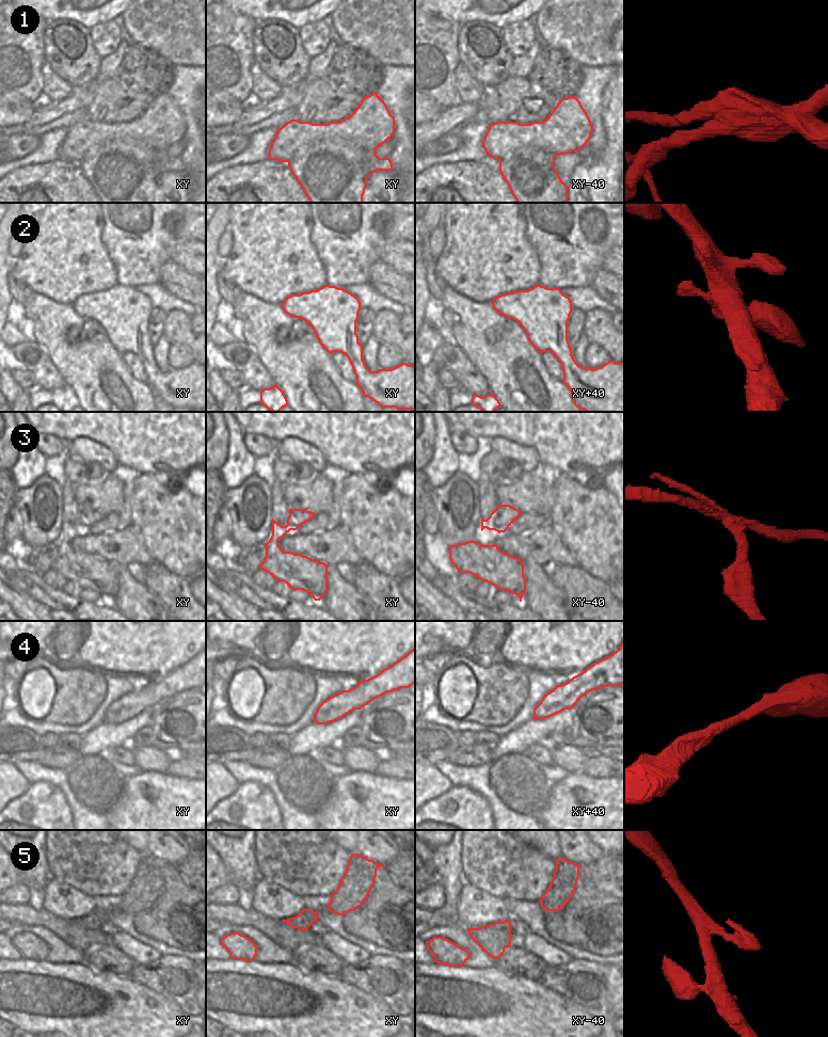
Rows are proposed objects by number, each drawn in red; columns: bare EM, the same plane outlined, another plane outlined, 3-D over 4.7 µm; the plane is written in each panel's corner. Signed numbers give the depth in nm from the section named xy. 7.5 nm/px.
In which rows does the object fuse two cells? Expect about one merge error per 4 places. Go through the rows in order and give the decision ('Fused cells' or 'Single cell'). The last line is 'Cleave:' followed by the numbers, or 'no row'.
1: Fused cells
2: Single cell
3: Single cell
4: Single cell
5: Single cell
Cleave: 1.

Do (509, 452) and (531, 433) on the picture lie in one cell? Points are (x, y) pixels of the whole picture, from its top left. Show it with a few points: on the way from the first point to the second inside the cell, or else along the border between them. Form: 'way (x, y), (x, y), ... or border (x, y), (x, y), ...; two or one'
border (494, 437), (526, 444), (539, 459); two

